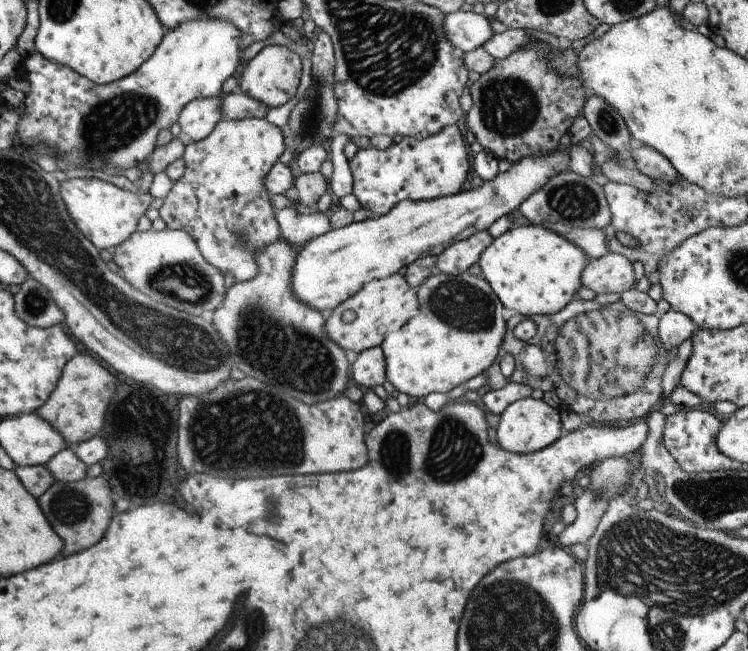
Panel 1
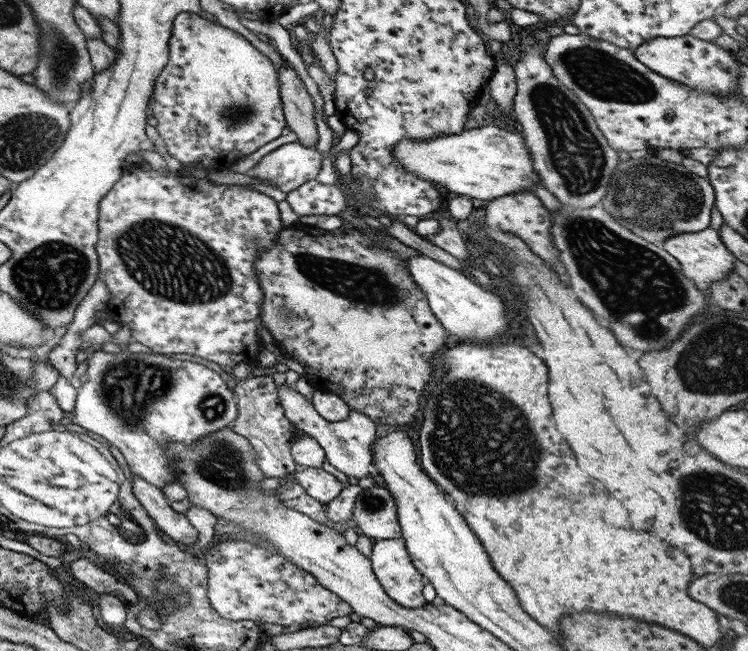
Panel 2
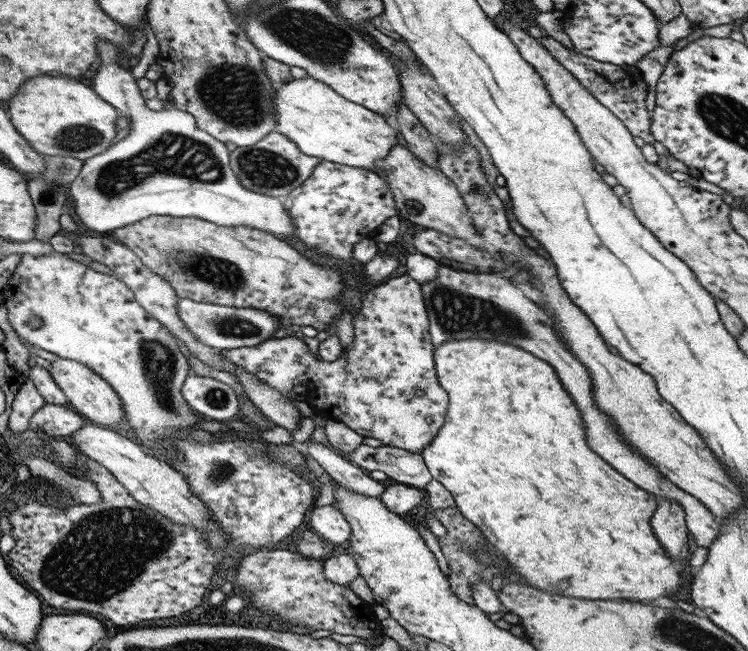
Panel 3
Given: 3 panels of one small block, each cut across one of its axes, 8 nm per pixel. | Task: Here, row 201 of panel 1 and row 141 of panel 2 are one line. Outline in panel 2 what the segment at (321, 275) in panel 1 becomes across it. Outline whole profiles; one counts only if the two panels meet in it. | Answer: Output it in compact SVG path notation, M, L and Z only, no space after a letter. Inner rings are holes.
M491 124L431 140L403 139L394 146L393 159L418 178L436 184L445 193L477 200L495 200L499 196L521 192L533 193L535 184L540 183L523 137Z

